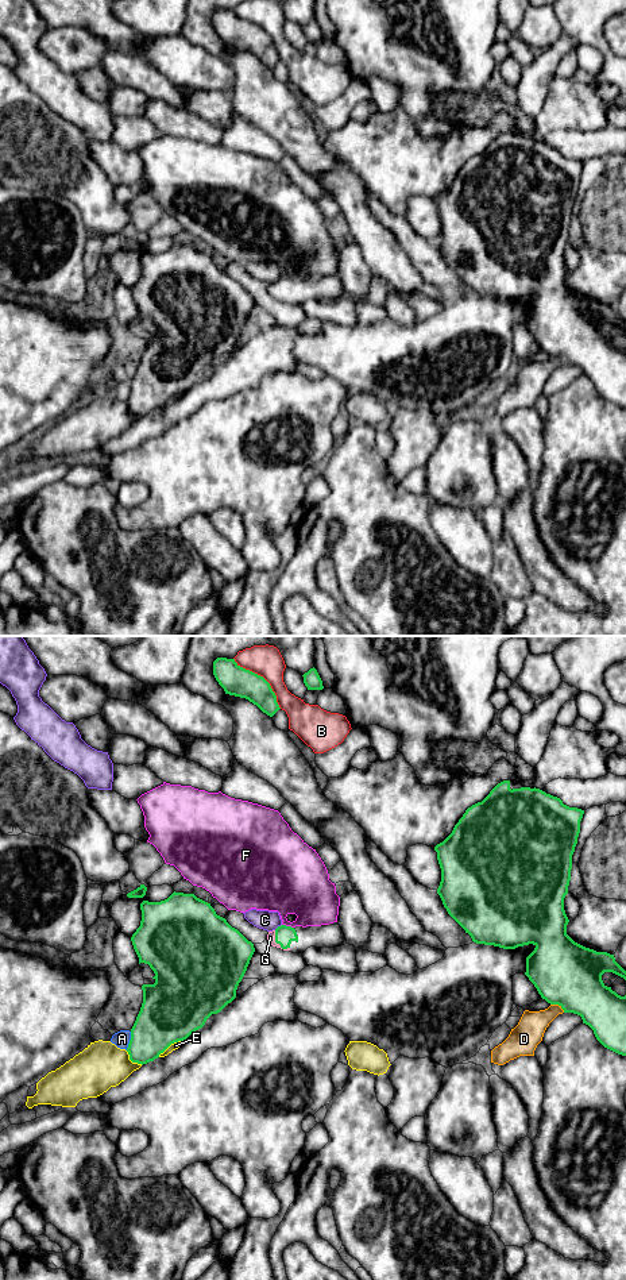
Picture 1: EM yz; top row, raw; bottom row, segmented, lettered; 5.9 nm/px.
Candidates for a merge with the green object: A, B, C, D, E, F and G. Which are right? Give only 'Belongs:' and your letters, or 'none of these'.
Belongs: G

